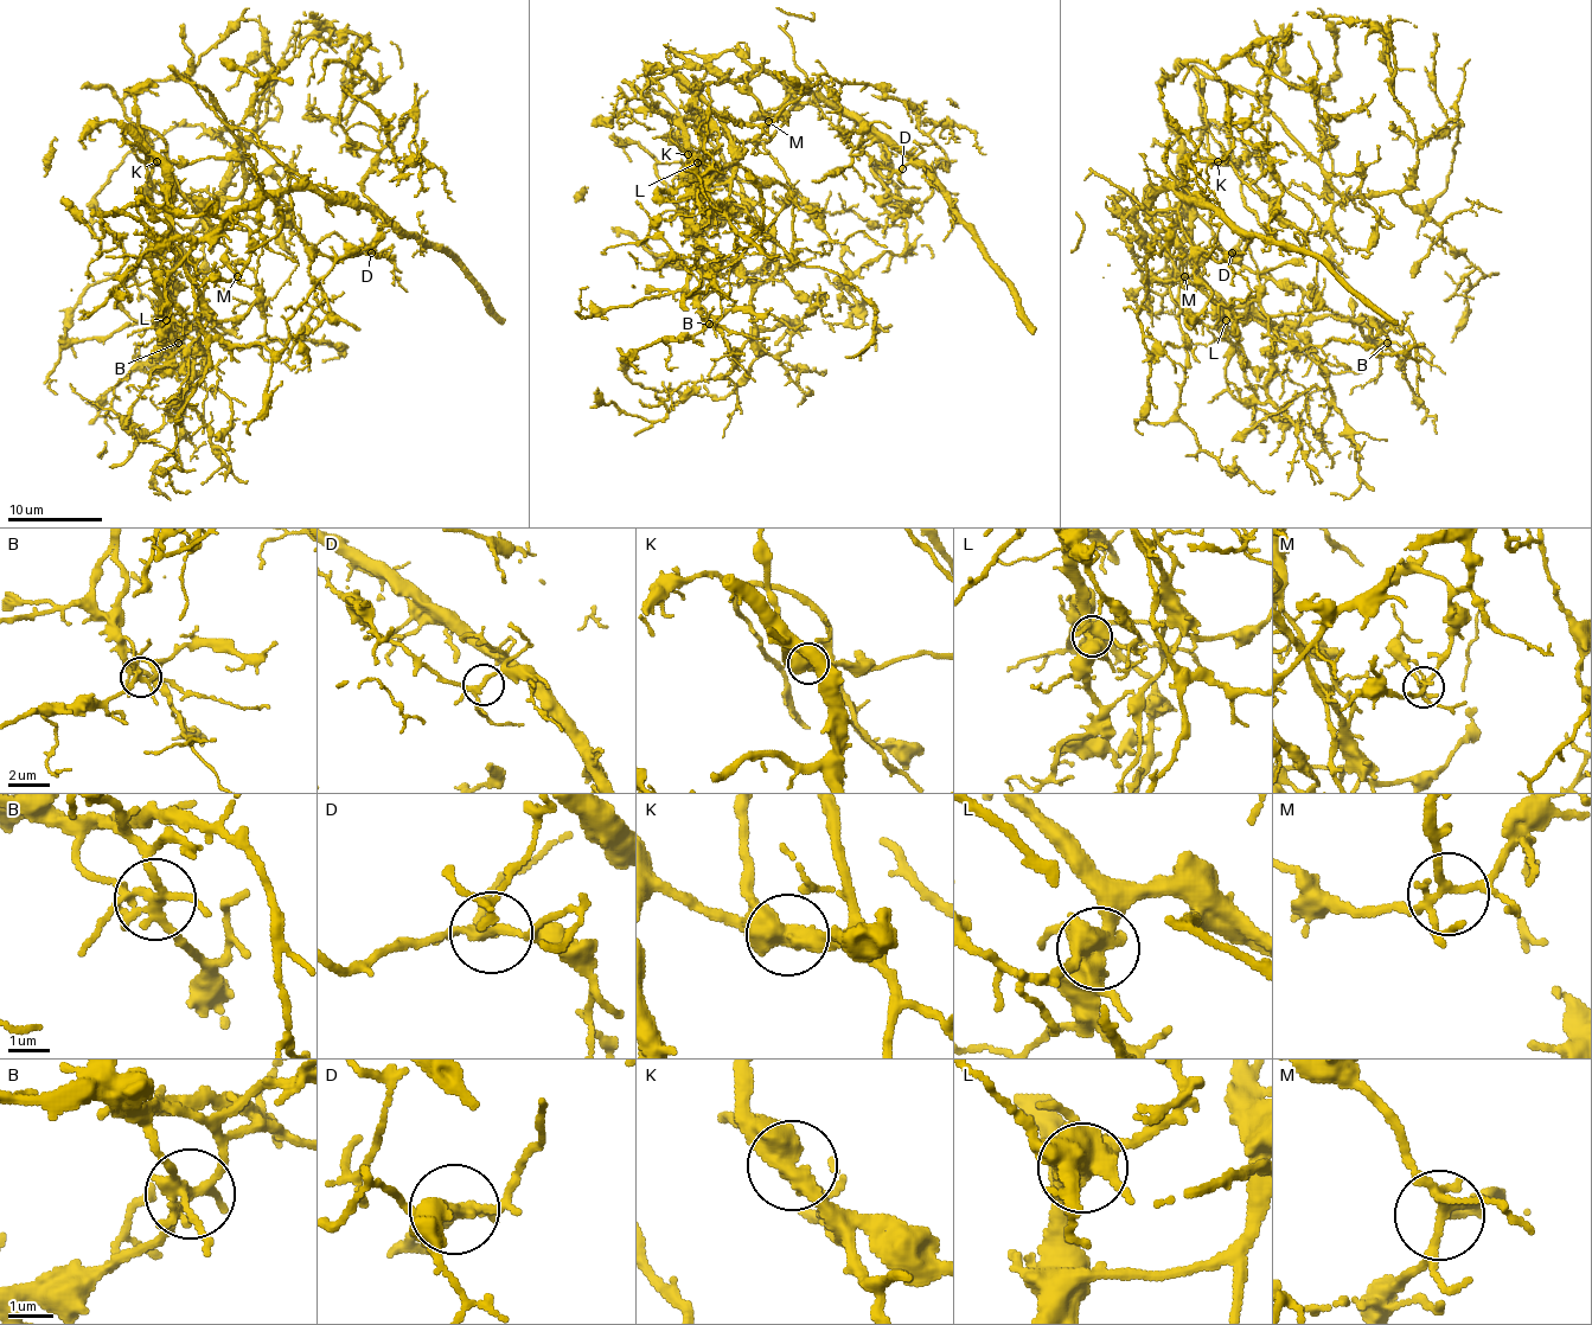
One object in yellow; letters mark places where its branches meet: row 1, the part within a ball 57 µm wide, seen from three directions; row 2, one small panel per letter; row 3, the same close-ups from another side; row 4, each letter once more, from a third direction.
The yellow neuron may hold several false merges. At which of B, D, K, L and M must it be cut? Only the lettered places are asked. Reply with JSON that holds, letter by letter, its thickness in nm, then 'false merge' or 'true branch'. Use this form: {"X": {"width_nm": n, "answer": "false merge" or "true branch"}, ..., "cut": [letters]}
{"B": {"width_nm": 220, "answer": "false merge"}, "D": {"width_nm": 190, "answer": "true branch"}, "K": {"width_nm": 550, "answer": "false merge"}, "L": {"width_nm": 550, "answer": "false merge"}, "M": {"width_nm": 190, "answer": "true branch"}, "cut": ["B", "K", "L"]}

